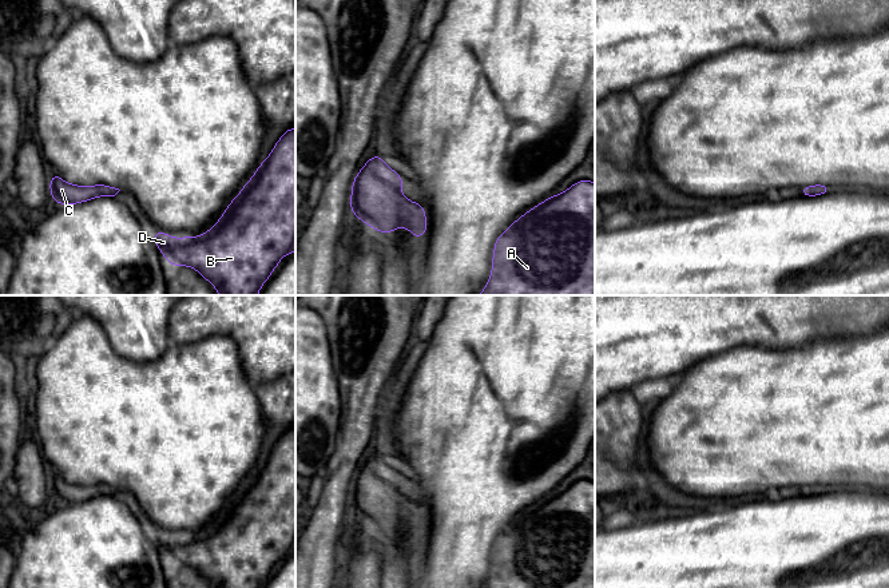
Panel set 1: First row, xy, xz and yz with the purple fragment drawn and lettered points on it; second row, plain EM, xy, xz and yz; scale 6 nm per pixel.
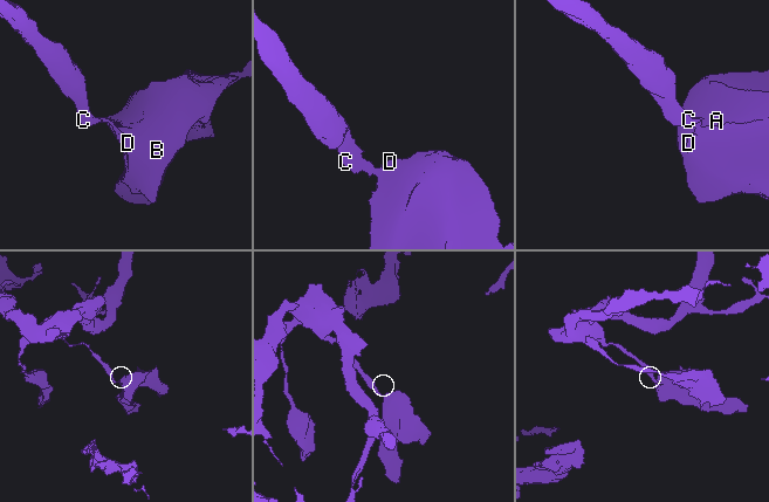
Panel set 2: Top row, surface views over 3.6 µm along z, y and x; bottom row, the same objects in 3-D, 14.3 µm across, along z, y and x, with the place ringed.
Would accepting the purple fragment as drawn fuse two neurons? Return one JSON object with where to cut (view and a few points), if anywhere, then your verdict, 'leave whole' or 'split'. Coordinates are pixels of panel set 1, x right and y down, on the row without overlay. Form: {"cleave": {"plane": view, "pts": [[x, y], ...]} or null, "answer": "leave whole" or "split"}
{"cleave": null, "answer": "leave whole"}

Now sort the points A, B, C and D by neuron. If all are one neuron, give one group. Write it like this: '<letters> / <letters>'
A B C D

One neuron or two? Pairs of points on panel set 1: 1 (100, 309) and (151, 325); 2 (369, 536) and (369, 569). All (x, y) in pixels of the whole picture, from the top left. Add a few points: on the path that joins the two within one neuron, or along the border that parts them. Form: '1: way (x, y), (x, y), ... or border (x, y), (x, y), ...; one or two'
1: way (112, 309), (129, 309), (139, 320); one
2: way (369, 544), (369, 561); one

